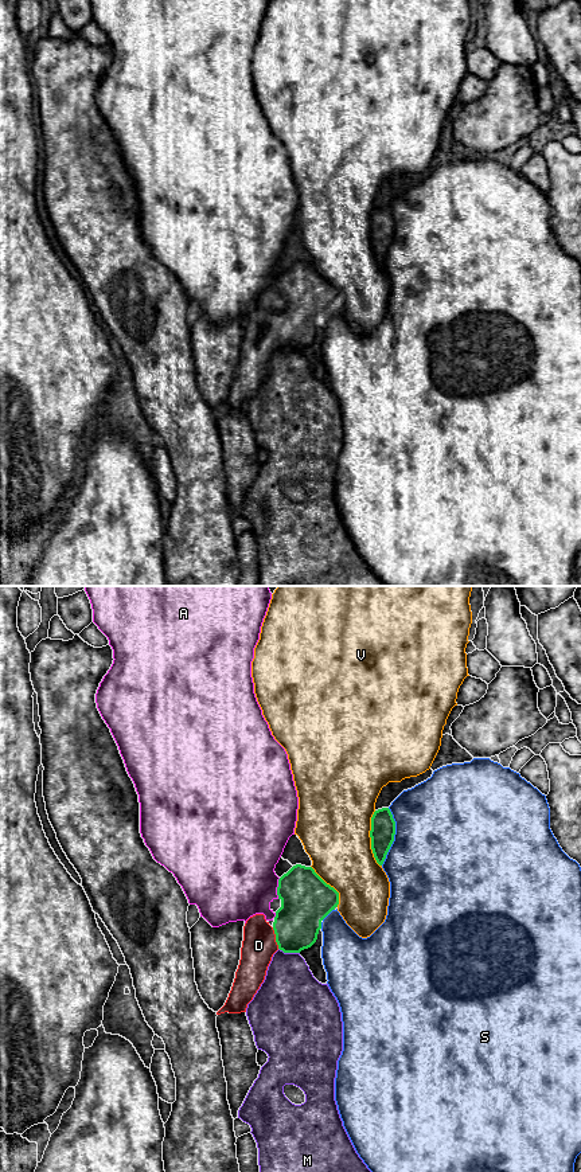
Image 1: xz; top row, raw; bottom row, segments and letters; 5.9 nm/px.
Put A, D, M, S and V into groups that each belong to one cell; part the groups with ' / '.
A / D / M / S / V

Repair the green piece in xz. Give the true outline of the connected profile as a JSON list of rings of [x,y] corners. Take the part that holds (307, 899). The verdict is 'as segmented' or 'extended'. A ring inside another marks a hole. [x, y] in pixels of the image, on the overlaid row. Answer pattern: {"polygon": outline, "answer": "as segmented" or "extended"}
{"polygon": [[[301,864],[293,866],[278,879],[277,895],[281,907],[276,911],[272,926],[264,914],[256,914],[246,921],[235,978],[225,1005],[217,1015],[246,1012],[247,1004],[265,980],[273,954],[278,949],[284,953],[300,953],[311,948],[317,939],[321,921],[339,905],[339,892],[327,884],[312,867]]], "answer": "extended"}

